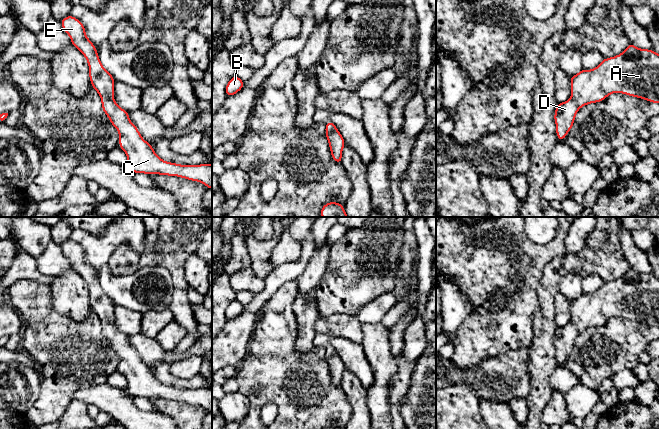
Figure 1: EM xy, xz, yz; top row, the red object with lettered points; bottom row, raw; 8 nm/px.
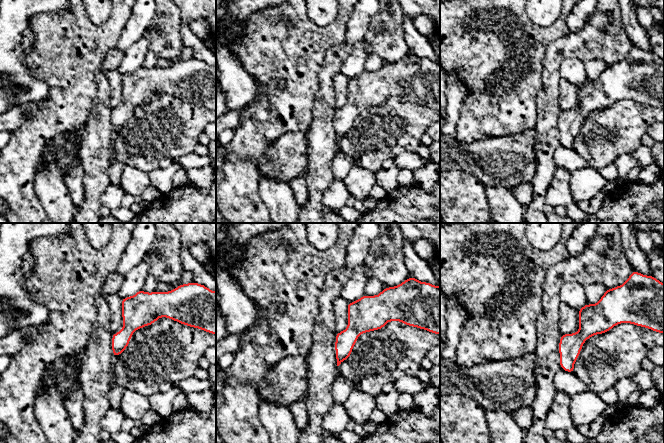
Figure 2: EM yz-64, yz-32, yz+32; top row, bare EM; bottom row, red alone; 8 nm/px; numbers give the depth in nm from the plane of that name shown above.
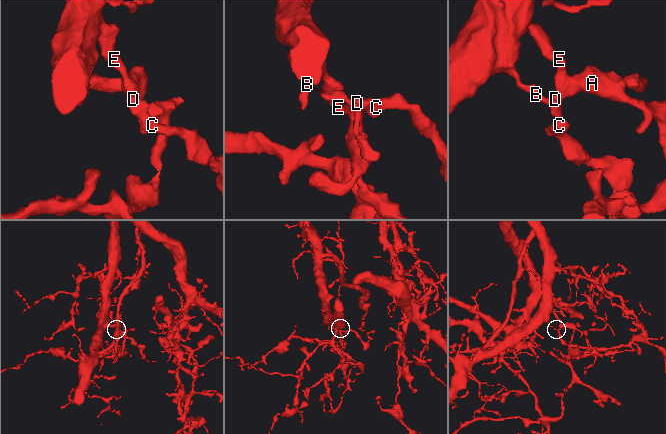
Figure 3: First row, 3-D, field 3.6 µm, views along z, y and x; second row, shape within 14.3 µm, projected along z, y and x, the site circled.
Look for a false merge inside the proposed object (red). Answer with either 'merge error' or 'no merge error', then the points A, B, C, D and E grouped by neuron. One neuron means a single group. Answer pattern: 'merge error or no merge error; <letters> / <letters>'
no merge error; A B C D E

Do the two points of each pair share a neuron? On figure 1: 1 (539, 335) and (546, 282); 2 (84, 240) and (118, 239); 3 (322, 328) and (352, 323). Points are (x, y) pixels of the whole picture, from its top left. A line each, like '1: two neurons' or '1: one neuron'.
1: one neuron
2: one neuron
3: one neuron

